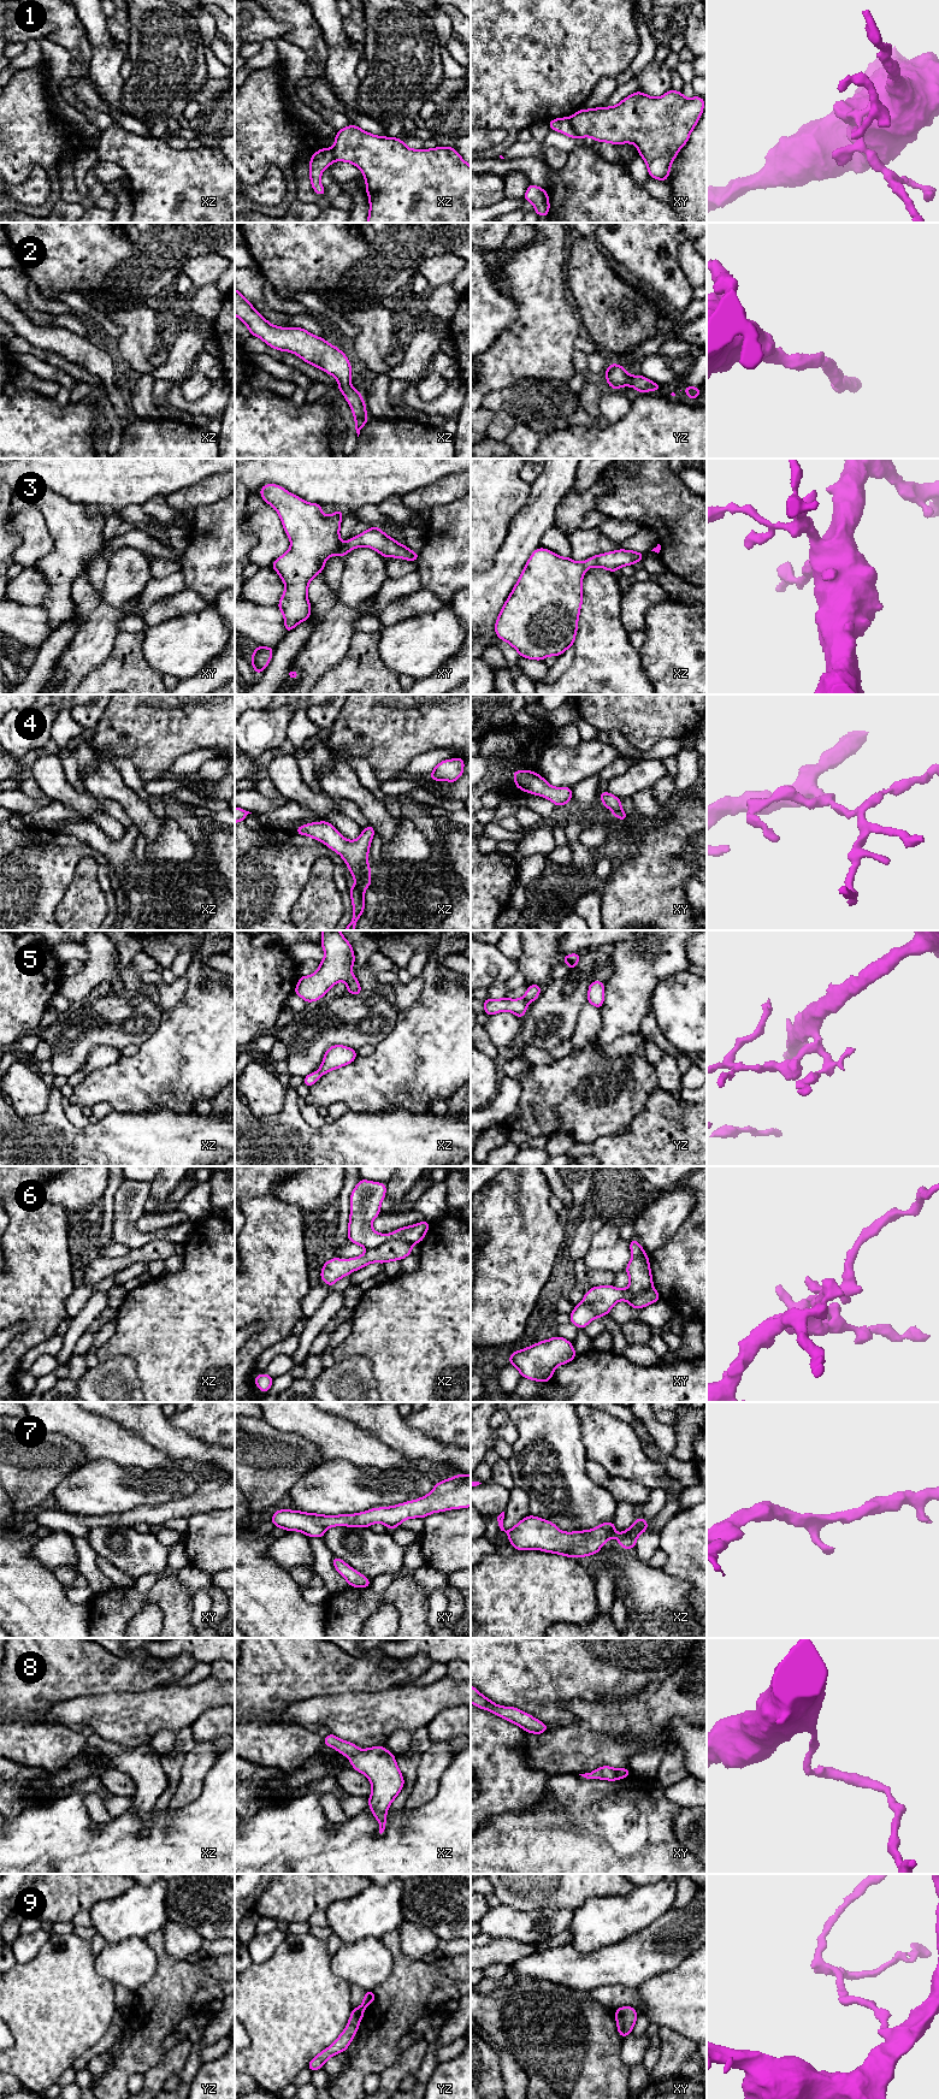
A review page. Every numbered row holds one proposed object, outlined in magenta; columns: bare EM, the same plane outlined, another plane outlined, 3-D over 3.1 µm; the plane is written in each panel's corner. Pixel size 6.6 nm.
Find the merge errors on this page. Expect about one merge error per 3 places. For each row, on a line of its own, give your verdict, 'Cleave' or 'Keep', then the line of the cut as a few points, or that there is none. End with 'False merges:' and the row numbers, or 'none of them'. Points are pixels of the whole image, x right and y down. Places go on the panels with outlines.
1: Cleave. Split along xy (568, 118), (577, 137)
2: Keep. No split
3: Keep. No split
4: Keep. No split
5: Keep. No split
6: Cleave. Split along xz (413, 1243), (406, 1240), (388, 1240), (374, 1248), (366, 1249)
7: Keep. No split
8: Keep. No split
9: Keep. No split
False merges: 1, 6

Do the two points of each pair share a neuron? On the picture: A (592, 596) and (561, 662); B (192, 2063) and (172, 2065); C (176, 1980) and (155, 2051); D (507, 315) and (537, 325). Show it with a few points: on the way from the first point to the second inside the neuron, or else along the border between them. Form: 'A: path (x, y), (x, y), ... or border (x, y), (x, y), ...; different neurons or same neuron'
A: border (573, 646), (573, 662), (562, 673); different neurons
B: border (192, 2044), (189, 2057), (177, 2074); different neurons
C: path (167, 1998), (155, 2014), (155, 2033); same neuron
D: border (505, 295), (514, 302), (518, 318), (496, 338); different neurons

